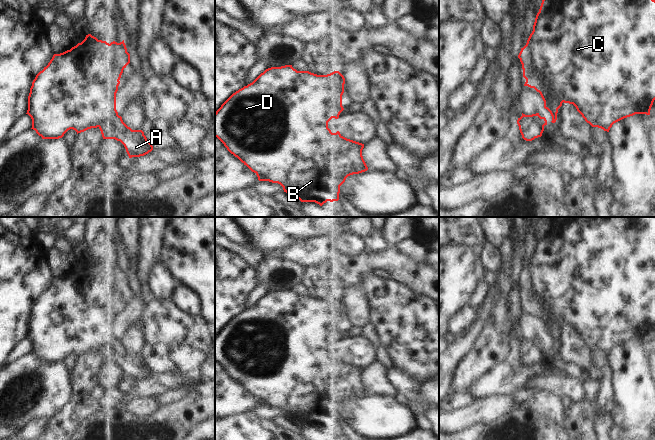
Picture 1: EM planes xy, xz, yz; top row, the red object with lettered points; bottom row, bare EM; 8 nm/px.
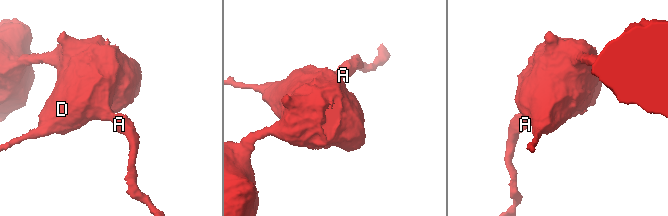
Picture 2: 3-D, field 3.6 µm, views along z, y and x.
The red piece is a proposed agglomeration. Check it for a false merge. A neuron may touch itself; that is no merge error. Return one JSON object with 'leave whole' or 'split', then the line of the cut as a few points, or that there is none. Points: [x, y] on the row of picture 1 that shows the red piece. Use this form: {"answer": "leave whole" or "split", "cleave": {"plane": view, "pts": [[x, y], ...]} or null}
{"answer": "split", "cleave": {"plane": "xy", "pts": [[118, 115], [113, 119], [107, 119], [99, 127]]}}

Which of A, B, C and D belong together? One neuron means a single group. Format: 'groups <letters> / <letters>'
groups A / B C D

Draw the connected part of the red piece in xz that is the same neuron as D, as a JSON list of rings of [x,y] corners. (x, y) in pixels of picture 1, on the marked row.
[[[292,65],[268,68],[252,83],[233,93],[215,112],[215,137],[224,144],[231,154],[254,172],[259,181],[278,183],[283,187],[284,192],[295,196],[301,202],[315,202],[322,206],[327,201],[338,201],[340,186],[345,182],[346,178],[350,175],[359,174],[368,170],[362,156],[364,144],[343,137],[339,131],[332,133],[328,128],[328,122],[332,118],[338,119],[340,113],[344,110],[342,106],[344,85],[341,82],[341,77],[342,74],[339,71],[334,71],[327,75],[317,75],[309,71],[297,71]]]

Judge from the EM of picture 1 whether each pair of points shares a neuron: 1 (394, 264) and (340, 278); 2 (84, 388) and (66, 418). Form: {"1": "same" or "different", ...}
{"1": "same", "2": "same"}

